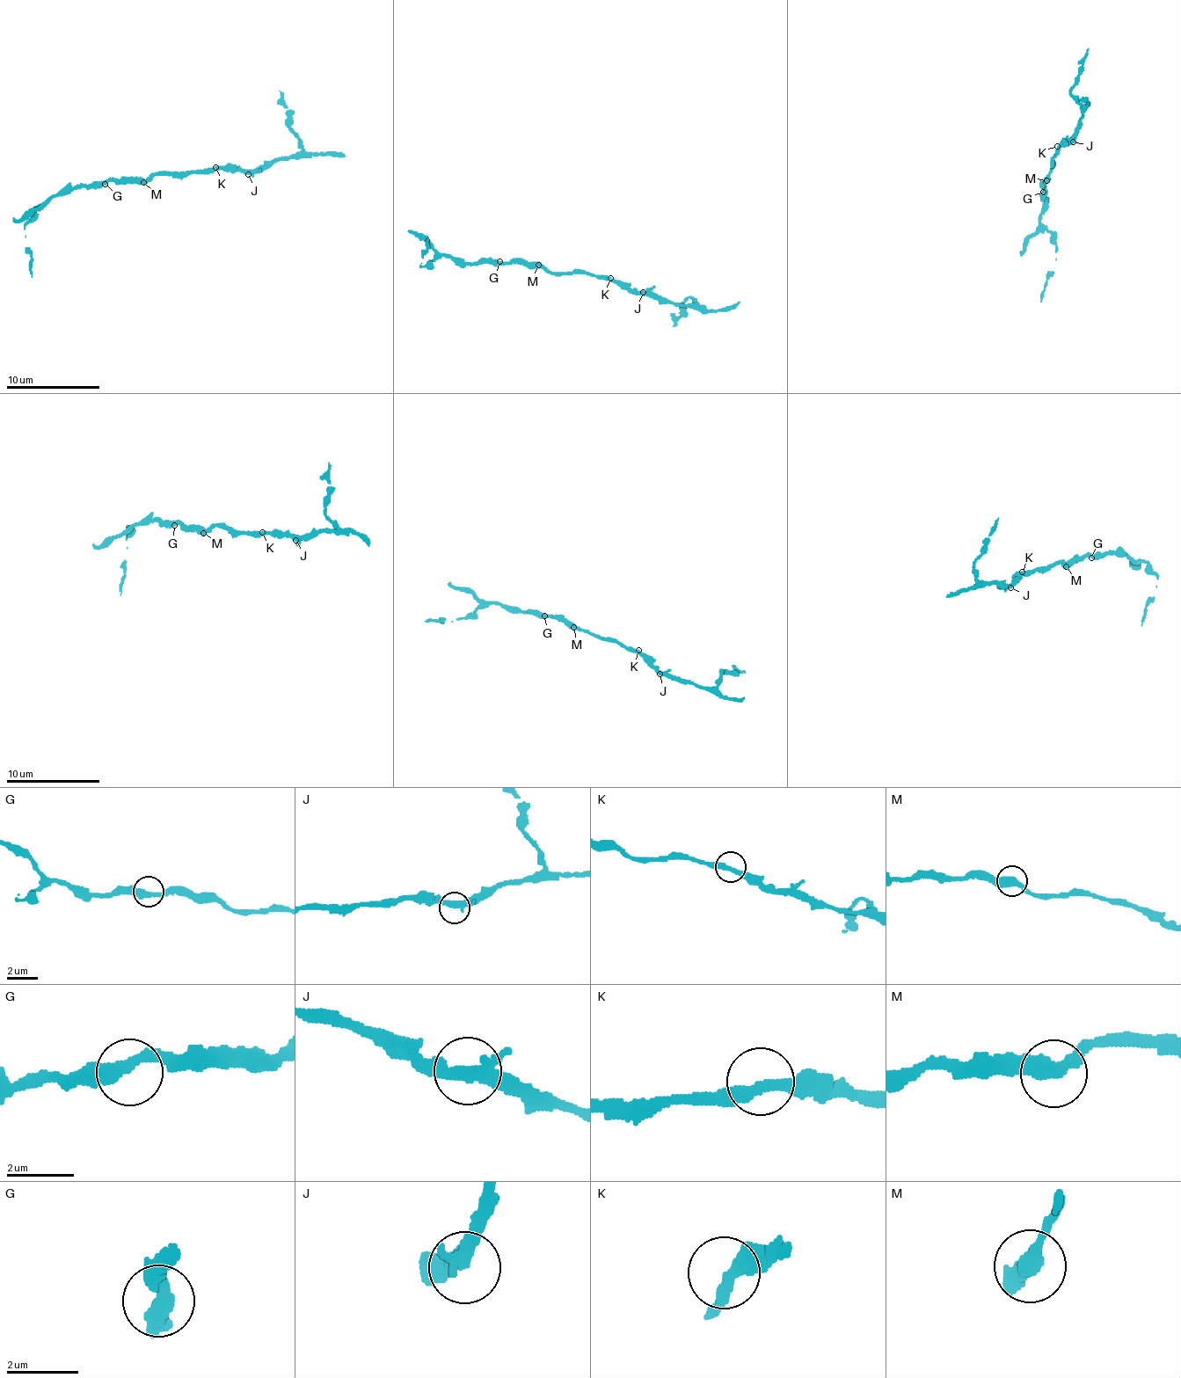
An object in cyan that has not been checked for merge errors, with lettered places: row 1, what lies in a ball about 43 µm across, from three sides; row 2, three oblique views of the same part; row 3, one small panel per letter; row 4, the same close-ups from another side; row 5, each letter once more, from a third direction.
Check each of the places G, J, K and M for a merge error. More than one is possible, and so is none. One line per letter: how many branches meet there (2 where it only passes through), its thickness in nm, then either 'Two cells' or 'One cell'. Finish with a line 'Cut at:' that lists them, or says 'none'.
G: Branches: 2. Thickness 400 nm. One cell
J: Branches: 3. Thickness 280 nm. One cell
K: Branches: 2. Thickness 320 nm. One cell
M: Branches: 2. Thickness 420 nm. One cell
Cut at: none

